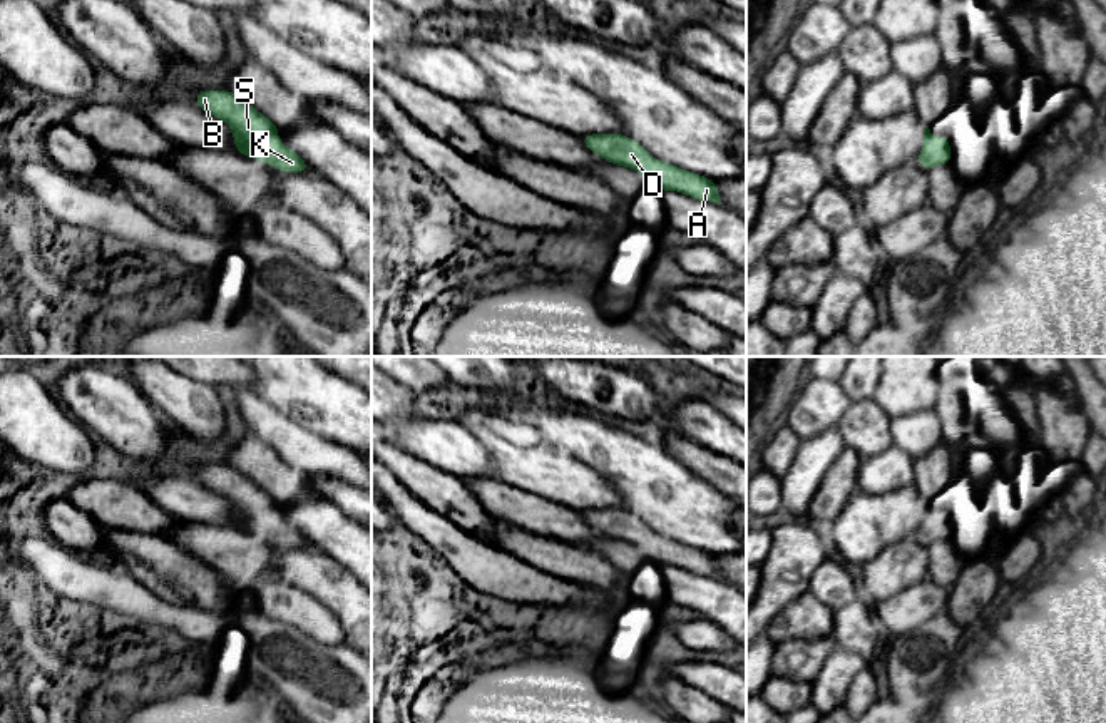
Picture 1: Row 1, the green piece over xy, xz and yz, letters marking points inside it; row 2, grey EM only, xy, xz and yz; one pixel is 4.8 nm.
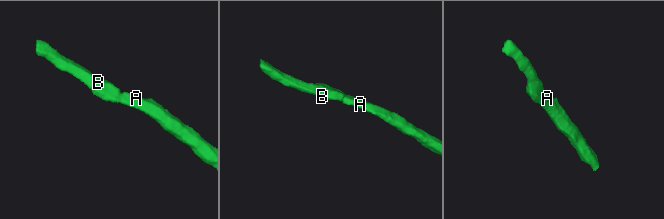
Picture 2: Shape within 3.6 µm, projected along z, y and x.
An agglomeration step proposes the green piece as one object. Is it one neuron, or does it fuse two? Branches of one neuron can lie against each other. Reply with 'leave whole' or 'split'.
leave whole

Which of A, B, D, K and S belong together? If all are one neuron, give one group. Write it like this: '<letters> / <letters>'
A B D K S

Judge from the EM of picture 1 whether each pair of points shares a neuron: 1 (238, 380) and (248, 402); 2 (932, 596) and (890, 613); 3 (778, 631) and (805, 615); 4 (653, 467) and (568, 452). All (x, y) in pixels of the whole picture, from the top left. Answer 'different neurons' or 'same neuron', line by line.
1: different neurons
2: same neuron
3: same neuron
4: same neuron

